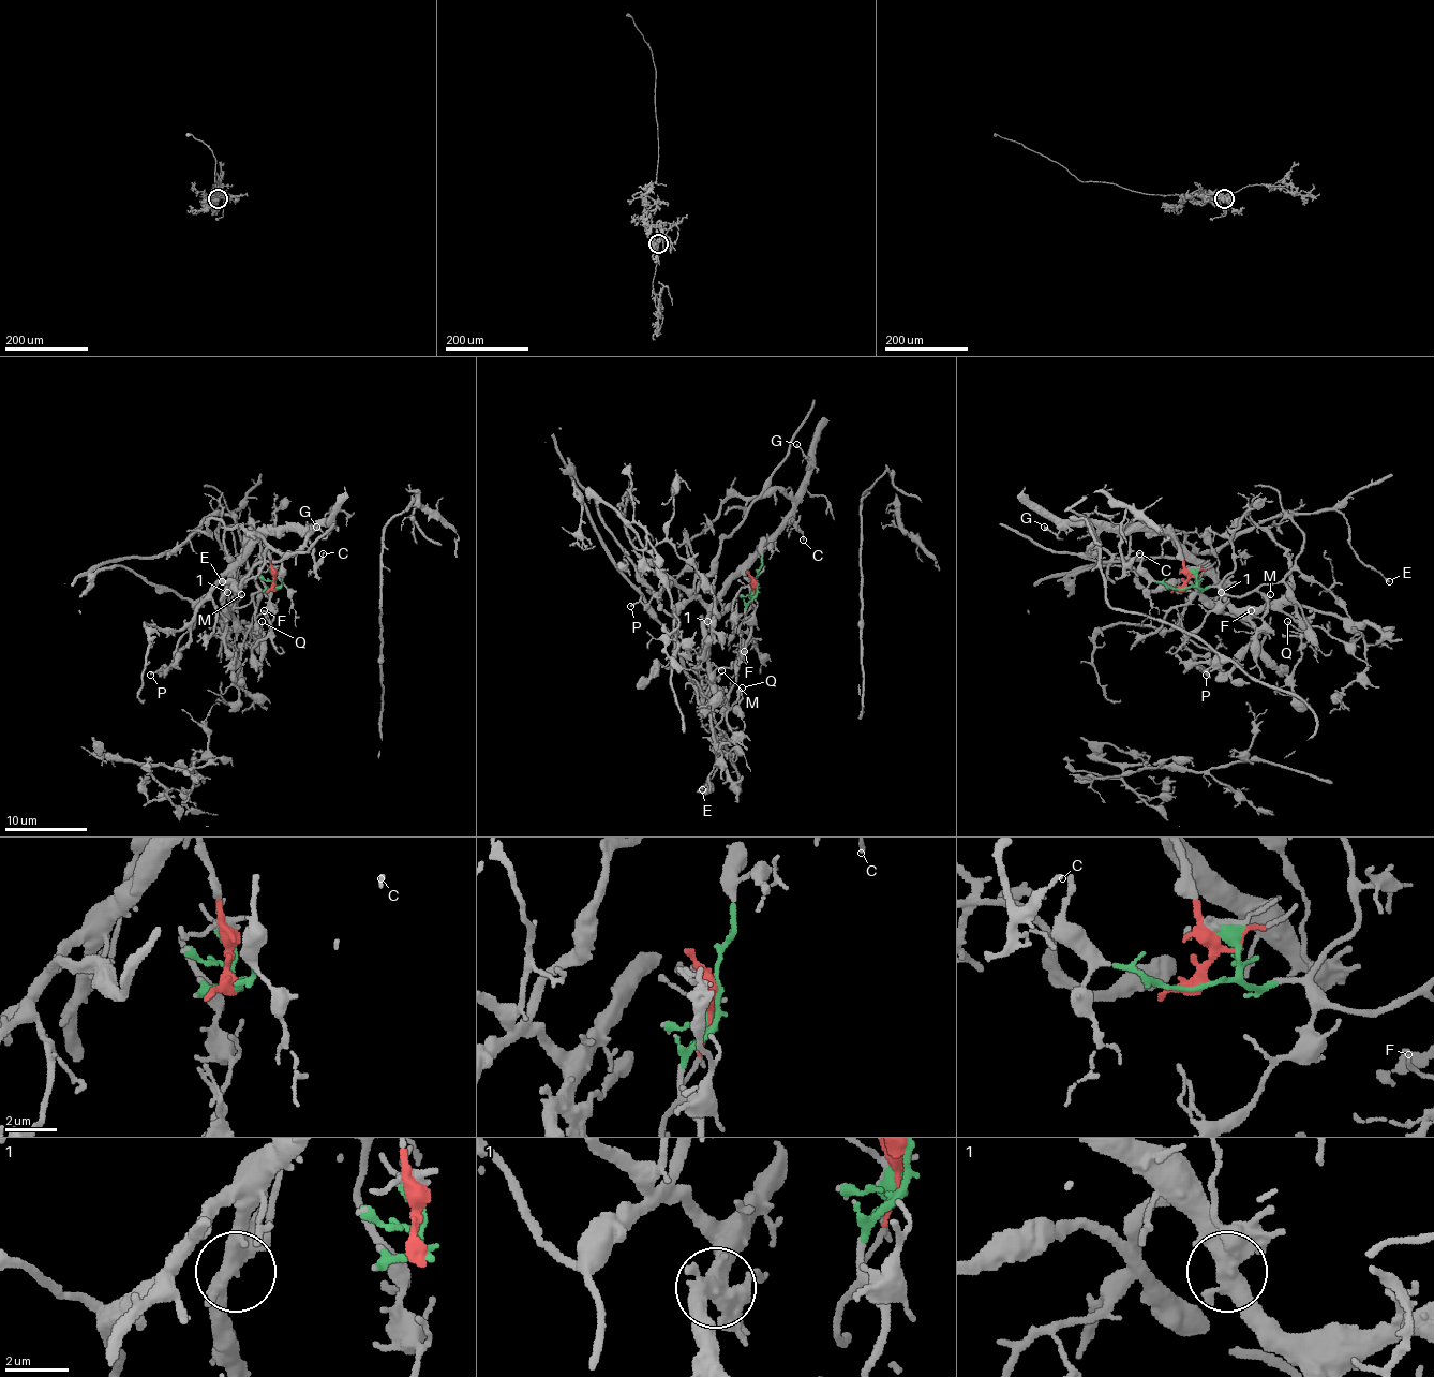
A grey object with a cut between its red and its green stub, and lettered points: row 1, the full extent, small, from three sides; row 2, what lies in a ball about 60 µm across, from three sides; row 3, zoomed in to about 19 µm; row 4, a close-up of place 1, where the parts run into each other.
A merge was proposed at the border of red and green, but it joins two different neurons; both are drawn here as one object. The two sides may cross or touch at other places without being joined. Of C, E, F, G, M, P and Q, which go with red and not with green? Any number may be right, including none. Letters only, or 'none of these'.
C, G, M, P

